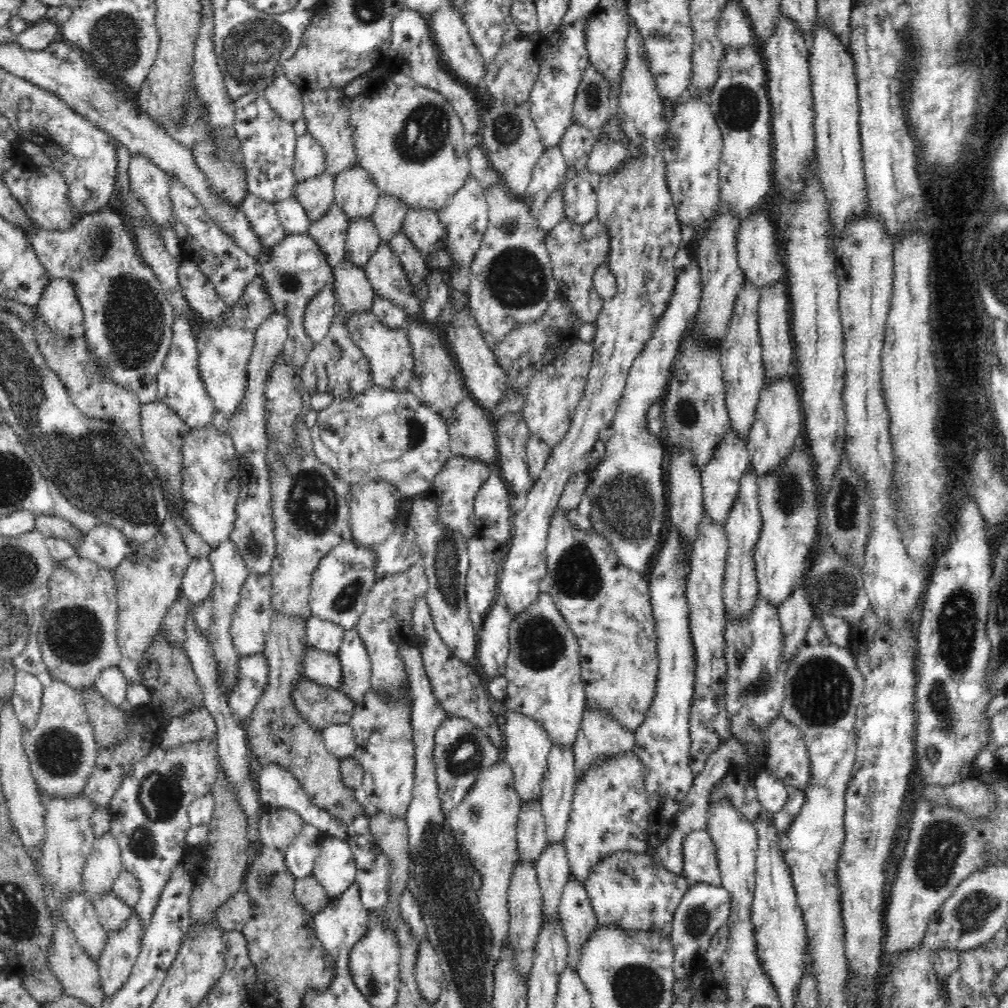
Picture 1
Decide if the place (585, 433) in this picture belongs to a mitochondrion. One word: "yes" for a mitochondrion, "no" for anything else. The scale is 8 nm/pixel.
no

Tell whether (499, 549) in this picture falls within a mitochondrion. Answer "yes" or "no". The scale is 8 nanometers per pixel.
no

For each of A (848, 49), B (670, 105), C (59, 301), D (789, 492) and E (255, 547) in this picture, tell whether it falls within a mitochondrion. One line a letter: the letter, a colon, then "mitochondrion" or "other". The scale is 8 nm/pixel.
A: other
B: other
C: other
D: mitochondrion
E: mitochondrion

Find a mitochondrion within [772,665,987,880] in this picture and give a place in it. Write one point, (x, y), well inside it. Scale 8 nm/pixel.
(868, 797)

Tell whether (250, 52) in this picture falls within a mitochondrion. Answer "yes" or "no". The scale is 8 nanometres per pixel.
yes

